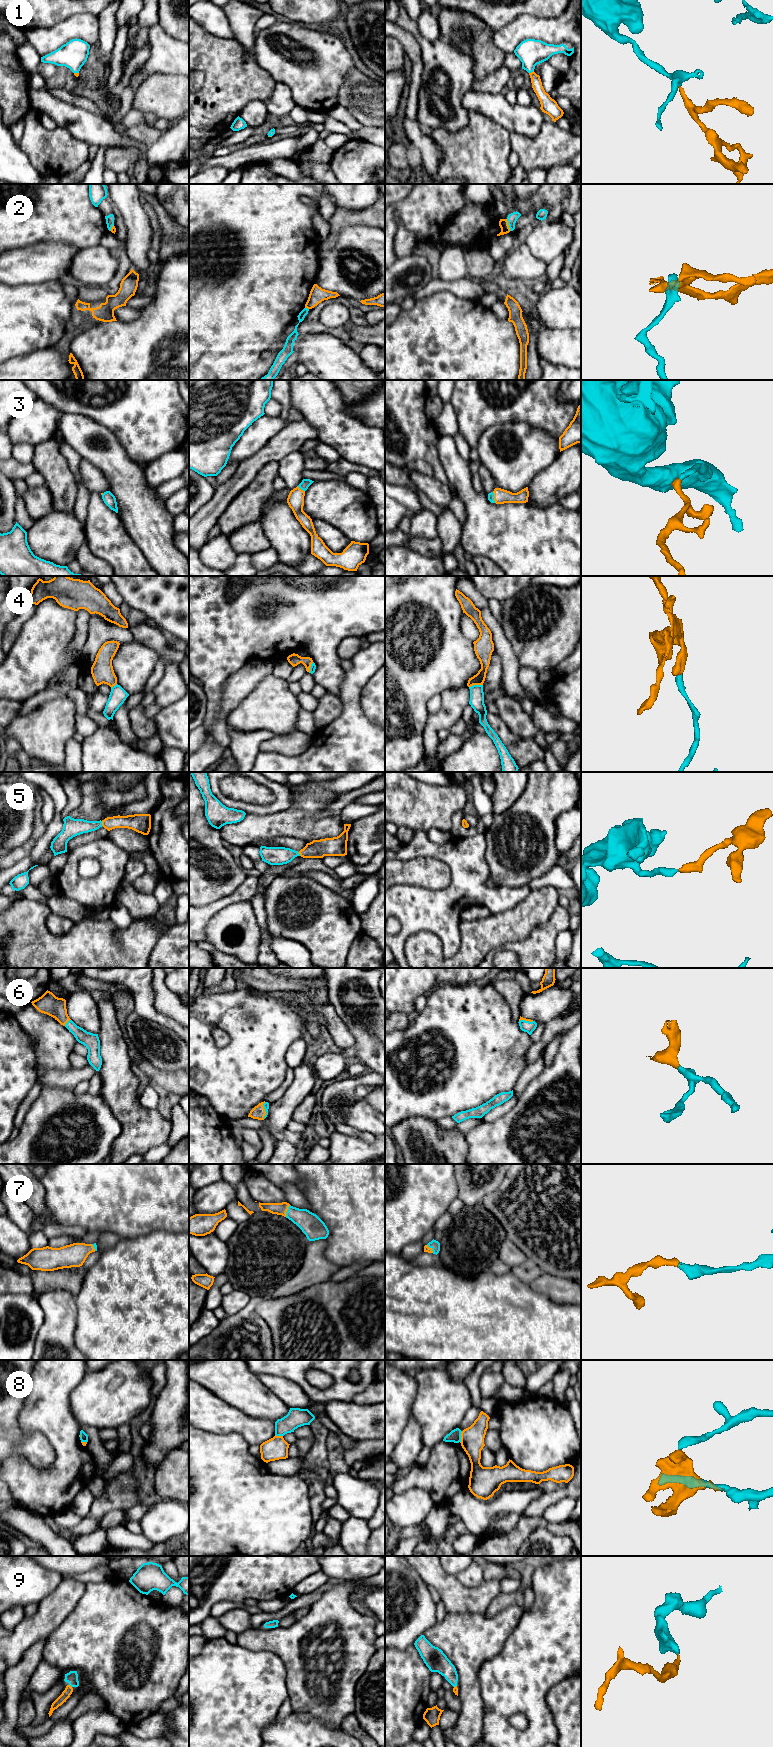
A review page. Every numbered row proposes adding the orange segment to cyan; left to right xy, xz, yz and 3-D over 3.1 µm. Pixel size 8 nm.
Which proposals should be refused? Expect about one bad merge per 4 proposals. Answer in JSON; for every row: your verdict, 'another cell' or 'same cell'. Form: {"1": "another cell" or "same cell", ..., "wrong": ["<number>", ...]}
{"1": "same cell", "2": "another cell", "3": "same cell", "4": "another cell", "5": "same cell", "6": "same cell", "7": "same cell", "8": "another cell", "9": "same cell", "wrong": ["2", "4", "8"]}

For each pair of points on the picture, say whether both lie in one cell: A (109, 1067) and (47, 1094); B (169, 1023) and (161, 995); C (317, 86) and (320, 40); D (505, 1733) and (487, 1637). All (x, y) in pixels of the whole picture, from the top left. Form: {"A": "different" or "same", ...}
{"A": "different", "B": "different", "C": "same", "D": "different"}

